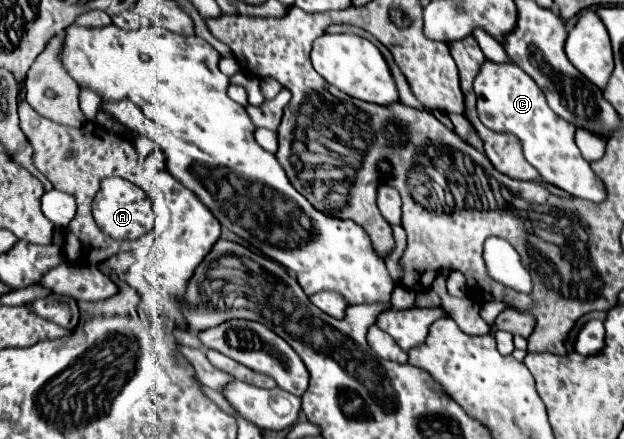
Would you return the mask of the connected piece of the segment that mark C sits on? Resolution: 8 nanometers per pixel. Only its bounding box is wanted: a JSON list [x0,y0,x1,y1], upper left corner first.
[473,60,607,202]

